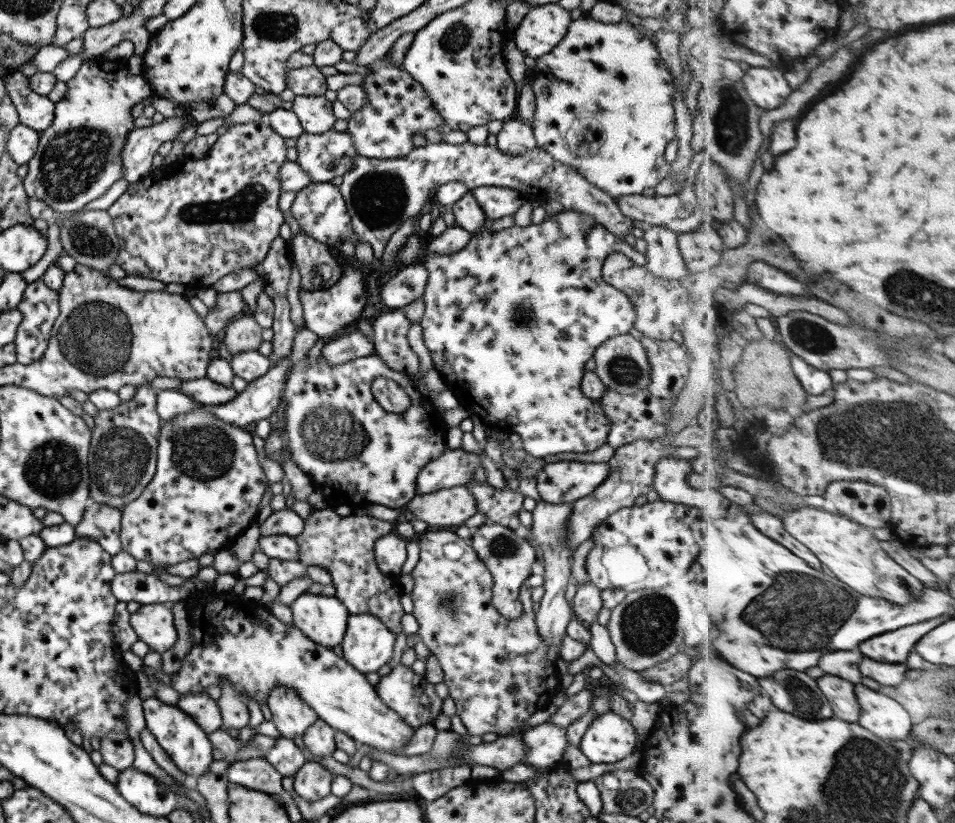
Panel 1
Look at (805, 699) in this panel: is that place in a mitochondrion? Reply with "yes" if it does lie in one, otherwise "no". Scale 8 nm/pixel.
yes

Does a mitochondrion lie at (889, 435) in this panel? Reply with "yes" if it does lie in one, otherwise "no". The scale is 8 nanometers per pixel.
yes

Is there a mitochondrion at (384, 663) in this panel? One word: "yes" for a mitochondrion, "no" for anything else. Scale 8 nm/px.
no

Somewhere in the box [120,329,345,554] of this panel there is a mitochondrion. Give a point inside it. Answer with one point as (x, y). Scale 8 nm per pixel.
(203, 451)

